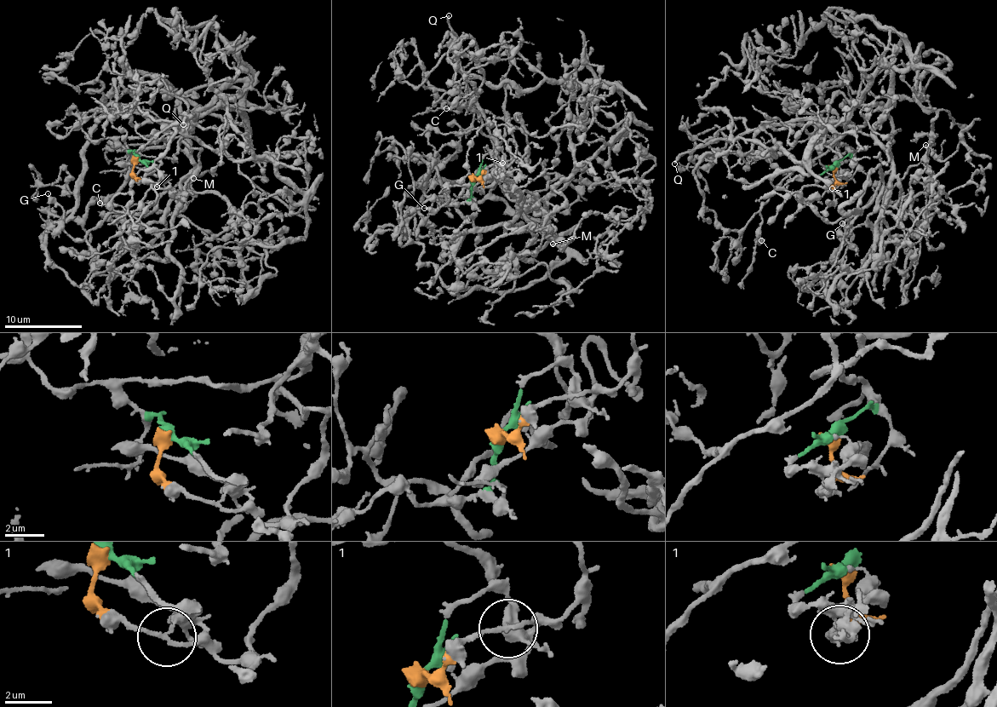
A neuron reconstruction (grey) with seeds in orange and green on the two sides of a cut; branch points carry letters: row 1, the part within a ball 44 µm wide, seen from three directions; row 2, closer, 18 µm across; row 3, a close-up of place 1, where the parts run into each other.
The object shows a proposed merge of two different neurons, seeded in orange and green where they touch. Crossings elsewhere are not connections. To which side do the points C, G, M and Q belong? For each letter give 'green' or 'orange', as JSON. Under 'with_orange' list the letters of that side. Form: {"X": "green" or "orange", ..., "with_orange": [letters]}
{"C": "green", "G": "orange", "M": "orange", "Q": "green", "with_orange": ["G", "M"]}

